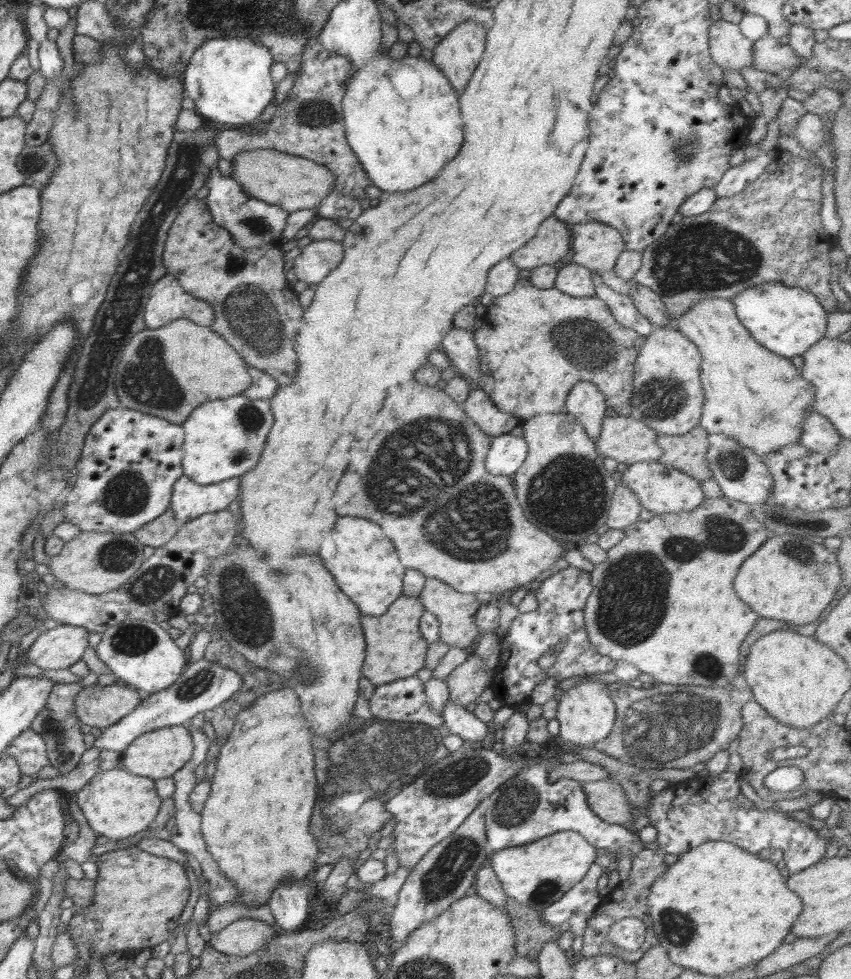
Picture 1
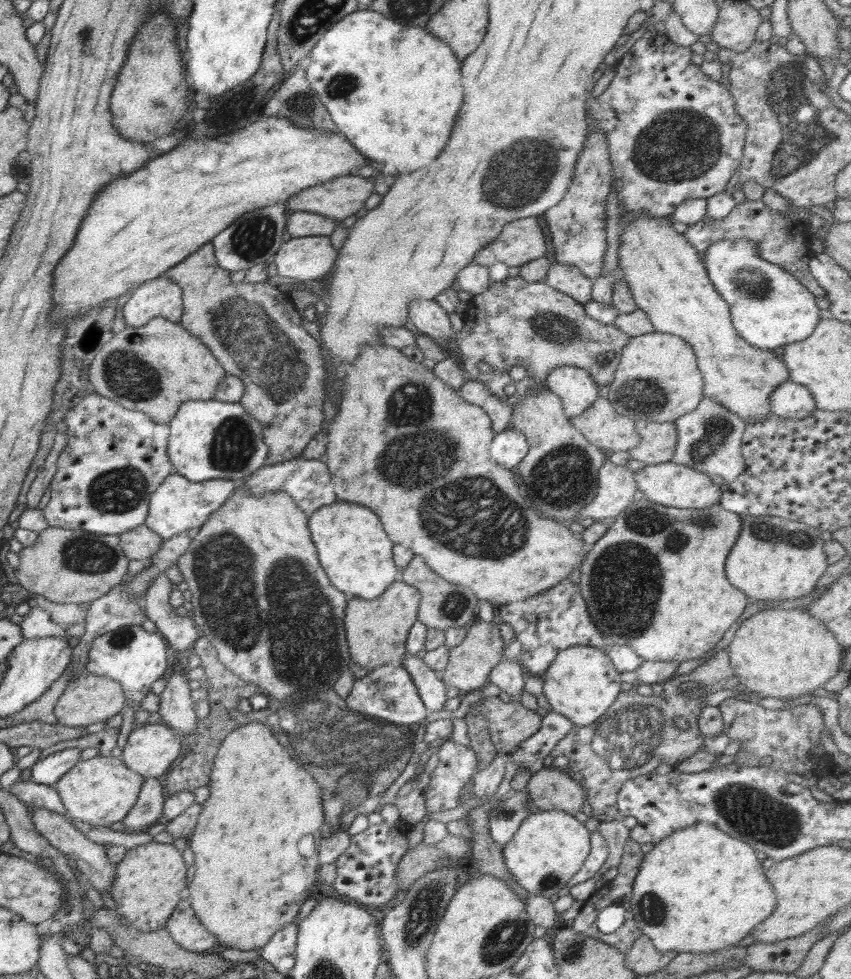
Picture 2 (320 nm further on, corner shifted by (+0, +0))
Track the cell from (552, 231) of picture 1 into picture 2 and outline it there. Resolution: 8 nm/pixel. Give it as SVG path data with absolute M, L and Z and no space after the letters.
M518 219L504 226L500 231L498 242L488 244L482 248L474 262L490 267L496 263L509 266L520 266L531 260L544 257L546 254L546 238L536 219Z

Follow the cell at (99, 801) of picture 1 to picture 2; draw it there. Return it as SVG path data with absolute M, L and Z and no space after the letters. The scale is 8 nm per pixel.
M97 755L80 760L56 781L57 790L66 812L73 819L80 819L94 827L109 827L120 822L136 802L145 778L128 768L120 757Z

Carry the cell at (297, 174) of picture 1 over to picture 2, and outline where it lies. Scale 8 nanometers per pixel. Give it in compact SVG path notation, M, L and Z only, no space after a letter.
M342 175L294 194L286 202L288 210L313 212L341 222L364 206L374 192L374 180L357 175Z

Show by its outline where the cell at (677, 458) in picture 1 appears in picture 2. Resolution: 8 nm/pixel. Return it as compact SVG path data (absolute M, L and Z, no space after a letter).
M639 420L635 421L635 428L642 440L628 452L632 459L641 460L647 465L672 460L678 444L678 431L673 422Z

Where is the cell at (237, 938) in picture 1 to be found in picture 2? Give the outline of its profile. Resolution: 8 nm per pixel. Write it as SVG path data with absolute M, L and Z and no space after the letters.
M182 900L165 925L170 937L182 948L199 953L218 945L216 937L196 919L196 912L192 910L188 900Z

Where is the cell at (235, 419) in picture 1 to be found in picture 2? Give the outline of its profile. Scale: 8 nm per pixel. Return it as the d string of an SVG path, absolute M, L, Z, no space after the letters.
M188 400L170 420L167 453L176 473L192 482L230 478L240 481L265 465L269 453L261 424L239 403Z

